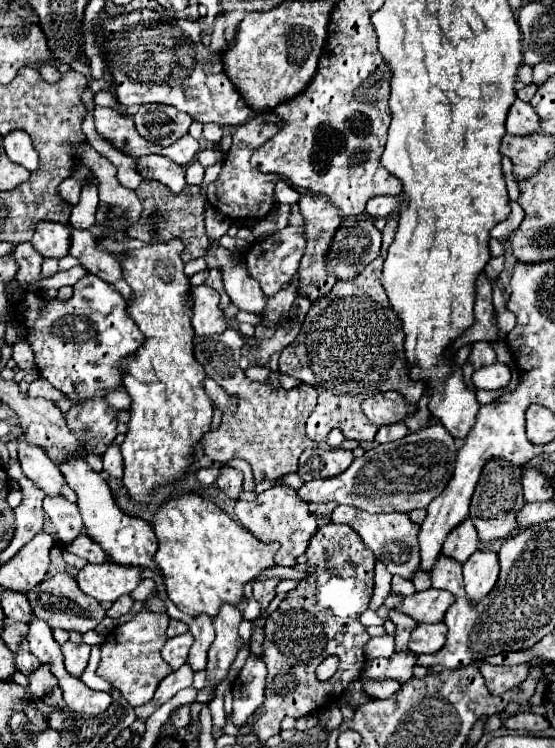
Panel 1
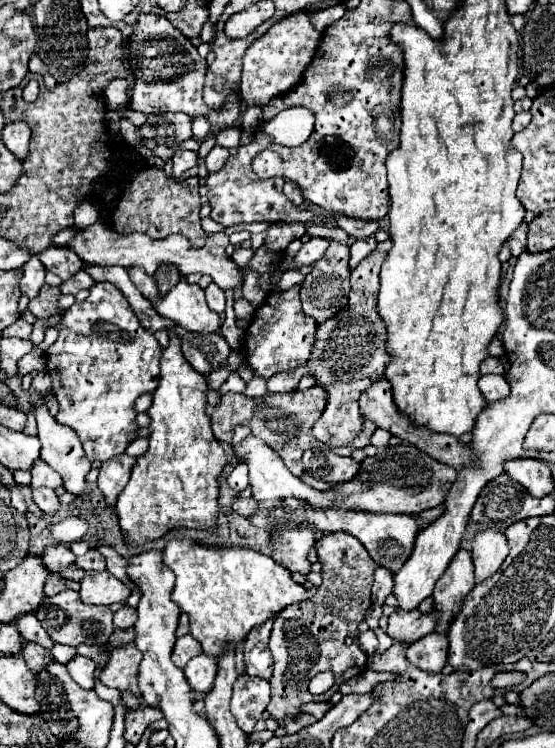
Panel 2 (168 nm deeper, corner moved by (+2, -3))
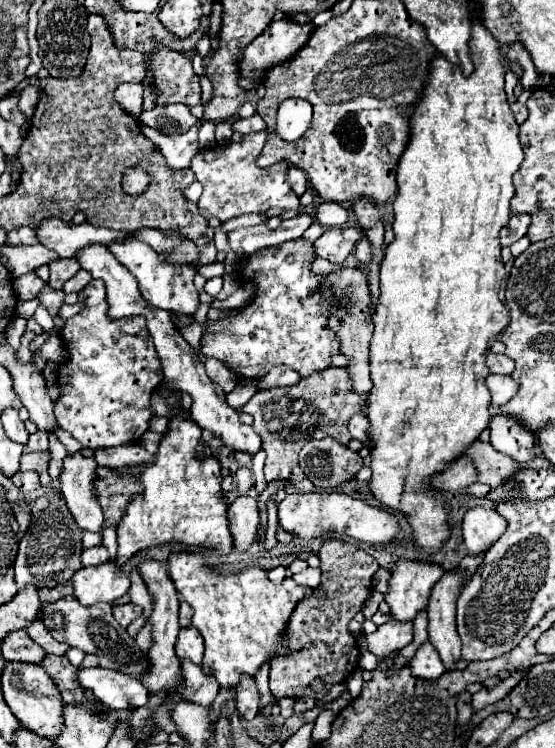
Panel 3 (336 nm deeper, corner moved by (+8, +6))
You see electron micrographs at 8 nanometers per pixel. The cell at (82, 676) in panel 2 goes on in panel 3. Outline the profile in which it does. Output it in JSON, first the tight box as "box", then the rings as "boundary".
{"box":[78,669,148,711],"boundary":[[[78,669],[78,683],[90,689],[104,705],[118,711],[142,707],[148,701],[148,689],[138,679],[112,669]]]}

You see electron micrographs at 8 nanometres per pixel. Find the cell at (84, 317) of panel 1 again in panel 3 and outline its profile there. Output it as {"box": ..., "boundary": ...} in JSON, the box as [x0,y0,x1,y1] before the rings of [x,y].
{"box":[54,279,160,449],"boundary":[[[92,279],[78,297],[86,307],[66,319],[62,329],[62,341],[70,353],[70,361],[62,365],[58,375],[60,399],[54,403],[56,421],[90,449],[140,441],[154,417],[150,397],[160,383],[160,359],[156,357],[146,321],[144,317],[128,317],[128,321],[108,317],[104,283],[100,279]]]}

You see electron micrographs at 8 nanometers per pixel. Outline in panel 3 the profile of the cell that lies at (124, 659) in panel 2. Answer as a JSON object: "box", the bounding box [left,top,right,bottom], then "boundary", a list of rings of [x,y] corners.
{"box":[136,625,152,651],"boundary":[[[144,625],[140,629],[140,633],[136,635],[136,643],[138,643],[138,647],[142,651],[148,651],[150,649],[150,645],[152,645],[152,625]]]}

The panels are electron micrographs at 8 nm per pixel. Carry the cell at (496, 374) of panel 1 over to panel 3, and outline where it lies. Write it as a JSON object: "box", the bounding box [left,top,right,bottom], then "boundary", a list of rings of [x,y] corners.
{"box":[486,375,518,407],"boundary":[[[490,375],[486,379],[486,385],[488,385],[490,393],[492,393],[492,405],[494,407],[506,405],[518,391],[516,381],[512,377],[508,377],[508,375]]]}

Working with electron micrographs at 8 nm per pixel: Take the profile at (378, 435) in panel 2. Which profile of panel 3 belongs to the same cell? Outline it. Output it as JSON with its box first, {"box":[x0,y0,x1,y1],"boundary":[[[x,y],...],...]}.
{"box":[348,413,368,443],"boundary":[[[364,413],[352,415],[352,419],[348,421],[348,429],[350,429],[350,435],[352,435],[354,439],[358,439],[358,441],[362,441],[362,443],[368,441],[368,433],[366,433],[366,429],[368,429],[368,419],[364,417]]]}

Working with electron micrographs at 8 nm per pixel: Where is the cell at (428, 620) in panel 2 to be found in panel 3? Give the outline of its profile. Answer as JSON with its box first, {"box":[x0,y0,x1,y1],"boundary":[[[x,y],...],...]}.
{"box":[366,619,412,659],"boundary":[[[390,619],[380,625],[374,633],[366,635],[368,651],[376,655],[376,659],[390,659],[394,653],[402,651],[408,643],[412,643],[412,623],[400,623]]]}

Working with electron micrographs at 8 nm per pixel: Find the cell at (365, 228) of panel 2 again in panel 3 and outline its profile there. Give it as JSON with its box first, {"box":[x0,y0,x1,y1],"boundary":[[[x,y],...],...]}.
{"box":[316,203,348,227],"boundary":[[[322,203],[316,209],[316,221],[322,227],[342,227],[348,223],[348,211],[338,203]]]}

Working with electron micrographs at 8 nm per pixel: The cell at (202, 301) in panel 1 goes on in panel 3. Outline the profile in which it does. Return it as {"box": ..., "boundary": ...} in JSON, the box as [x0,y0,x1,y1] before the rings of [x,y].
{"box":[108,241,198,315],"boundary":[[[124,241],[120,245],[108,245],[110,253],[138,279],[142,297],[160,309],[166,311],[176,311],[184,315],[194,315],[198,307],[198,291],[194,287],[194,275],[196,267],[194,265],[168,265],[164,263],[164,257],[160,257],[156,251],[152,251],[150,245],[144,245],[144,241]]]}

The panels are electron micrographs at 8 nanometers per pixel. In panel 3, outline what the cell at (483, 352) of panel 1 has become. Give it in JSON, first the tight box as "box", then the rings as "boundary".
{"box":[486,353,514,375],"boundary":[[[490,353],[490,355],[488,355],[488,359],[486,359],[486,363],[488,363],[490,373],[510,375],[510,373],[514,371],[514,363],[512,363],[506,355],[494,355],[494,353]]]}

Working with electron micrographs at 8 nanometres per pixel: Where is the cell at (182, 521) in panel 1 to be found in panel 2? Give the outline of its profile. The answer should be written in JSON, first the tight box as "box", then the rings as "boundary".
{"box":[162,540,314,656],"boundary":[[[170,540],[162,552],[164,564],[176,574],[172,600],[190,616],[190,634],[212,656],[220,656],[226,642],[244,640],[252,626],[260,626],[288,604],[308,600],[314,590],[296,584],[280,562],[252,548],[206,546],[192,540]]]}

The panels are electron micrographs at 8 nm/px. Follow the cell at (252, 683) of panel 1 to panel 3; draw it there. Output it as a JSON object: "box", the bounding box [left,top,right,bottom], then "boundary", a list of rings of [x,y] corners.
{"box":[236,677,258,719],"boundary":[[[242,677],[242,681],[236,687],[238,699],[236,699],[236,709],[240,717],[244,719],[254,719],[258,715],[258,689],[252,677]]]}

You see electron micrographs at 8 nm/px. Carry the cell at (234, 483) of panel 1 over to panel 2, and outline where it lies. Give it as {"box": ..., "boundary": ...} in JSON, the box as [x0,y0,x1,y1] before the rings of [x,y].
{"box":[232,494,258,518],"boundary":[[[236,494],[236,496],[232,498],[232,510],[248,518],[248,516],[252,516],[252,514],[258,510],[258,504],[256,504],[256,500],[254,500],[252,496],[250,496],[250,498],[244,498],[244,496]]]}

